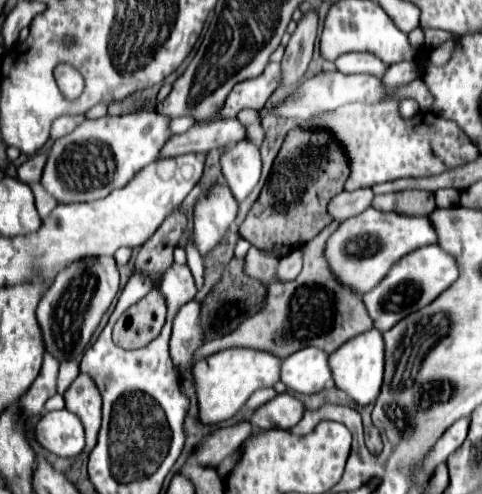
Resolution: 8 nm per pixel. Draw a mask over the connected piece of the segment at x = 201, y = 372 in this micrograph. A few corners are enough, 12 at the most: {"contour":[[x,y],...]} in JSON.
{"contour":[[224,349],[194,363],[200,423],[232,419],[282,359]]}

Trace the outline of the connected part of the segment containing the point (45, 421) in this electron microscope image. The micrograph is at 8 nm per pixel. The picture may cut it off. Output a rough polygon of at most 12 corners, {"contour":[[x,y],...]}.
{"contour":[[68,409],[42,415],[36,441],[58,457],[84,449],[84,427]]}

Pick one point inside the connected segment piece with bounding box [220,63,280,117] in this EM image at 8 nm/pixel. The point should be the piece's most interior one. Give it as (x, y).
(254, 93)

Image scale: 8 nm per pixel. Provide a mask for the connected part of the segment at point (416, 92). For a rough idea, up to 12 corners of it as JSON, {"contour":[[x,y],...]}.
{"contour":[[422,79],[400,87],[400,99],[416,99],[422,111],[430,111],[434,103]]}

